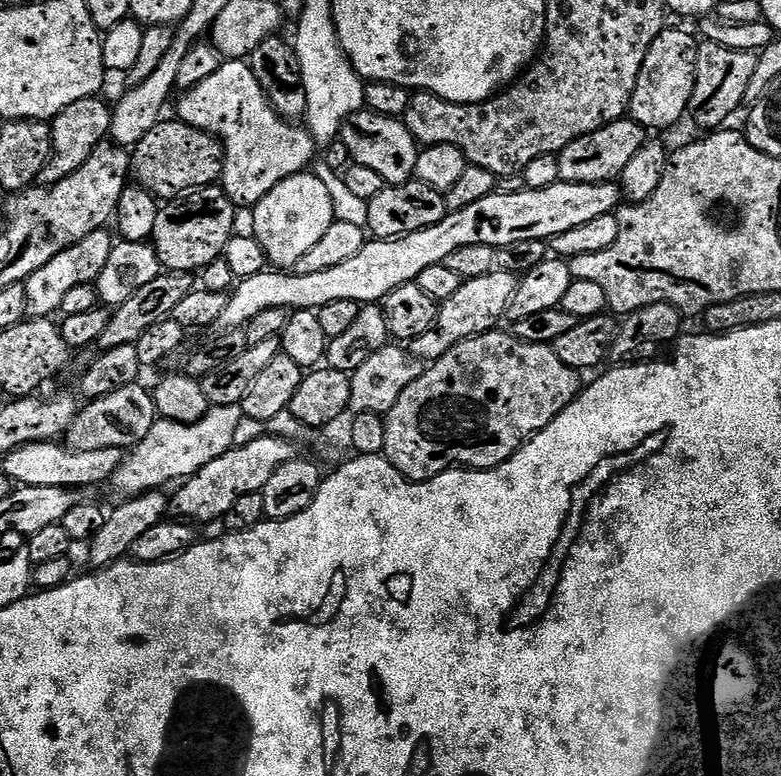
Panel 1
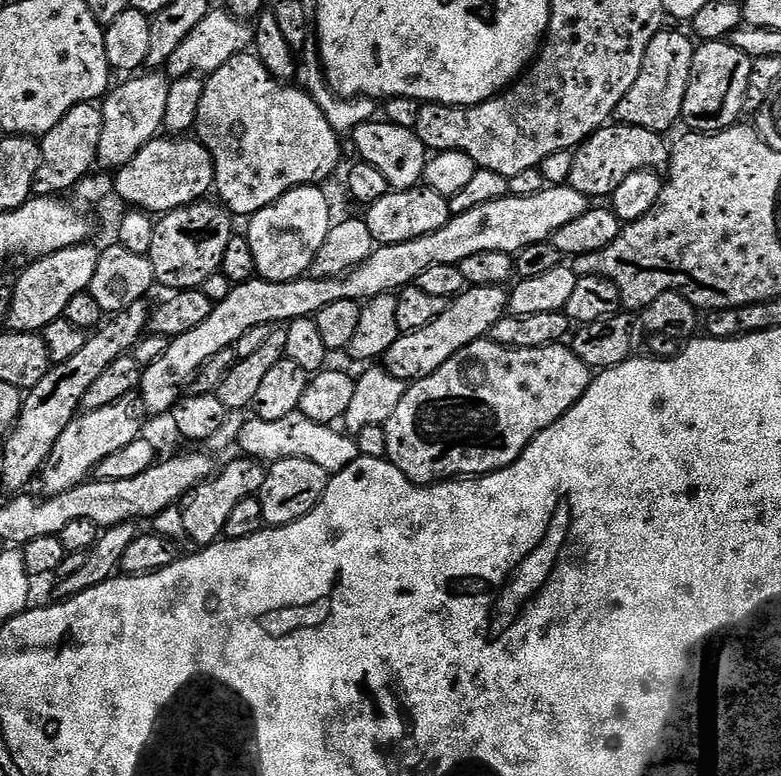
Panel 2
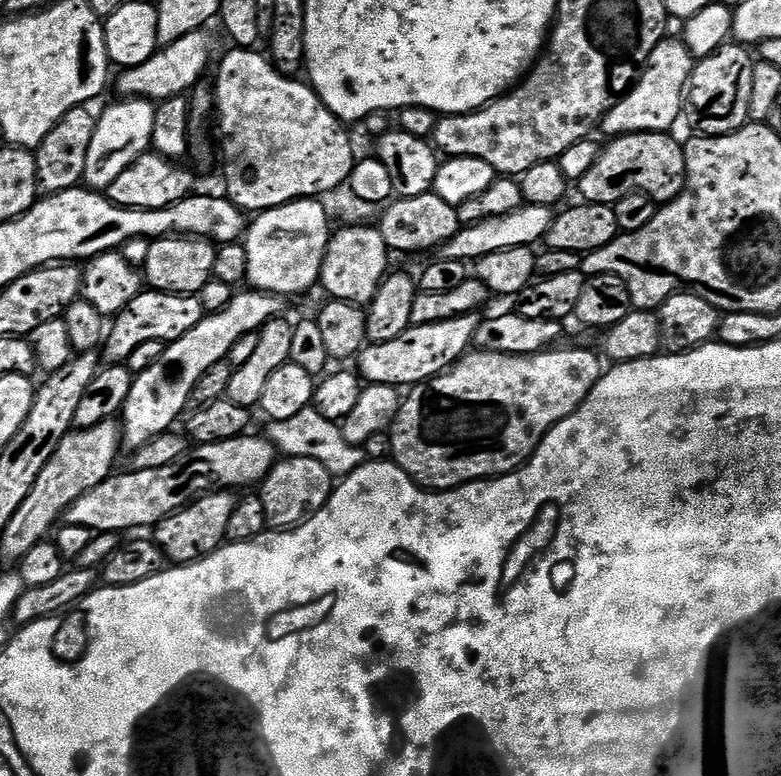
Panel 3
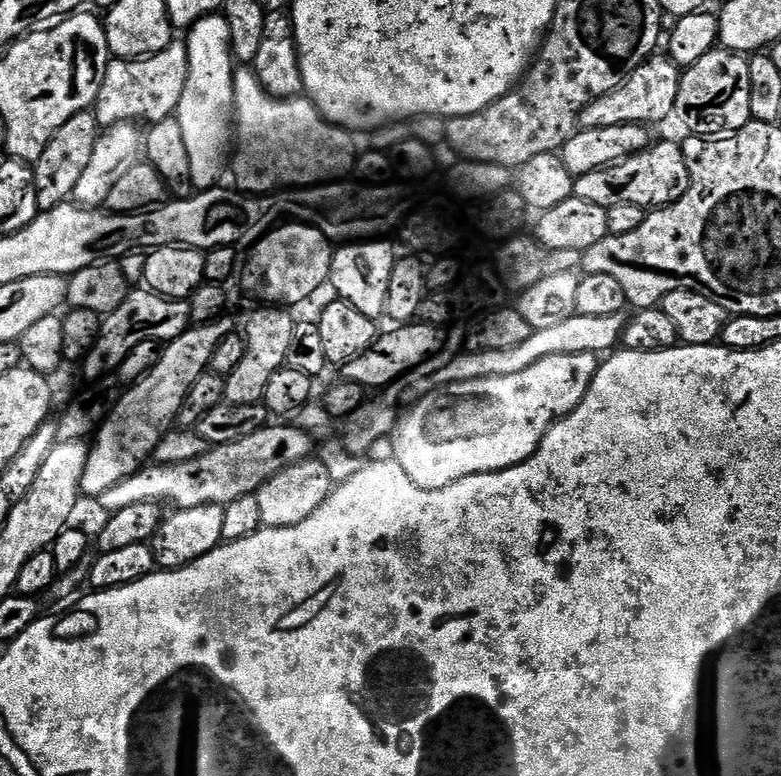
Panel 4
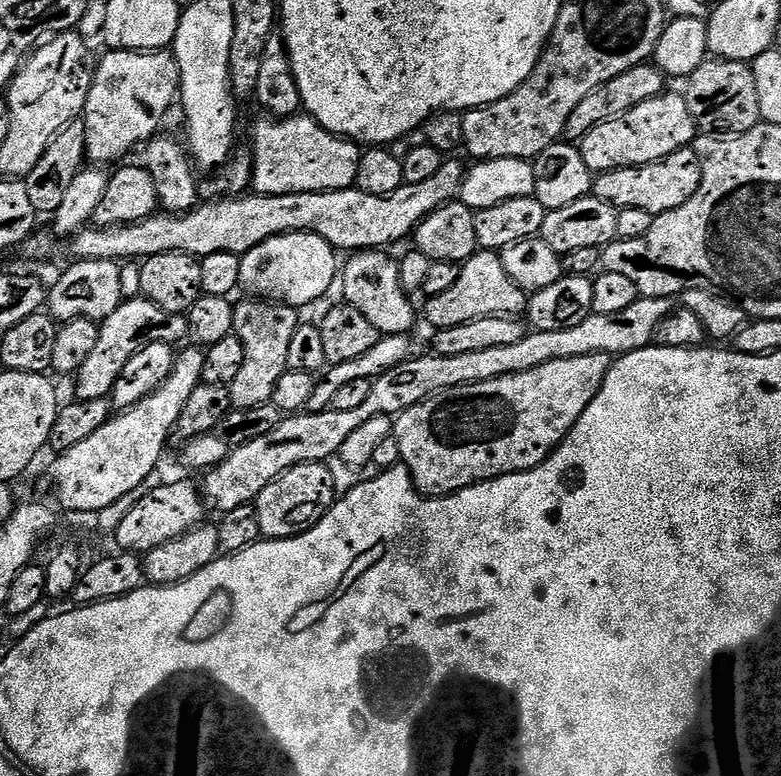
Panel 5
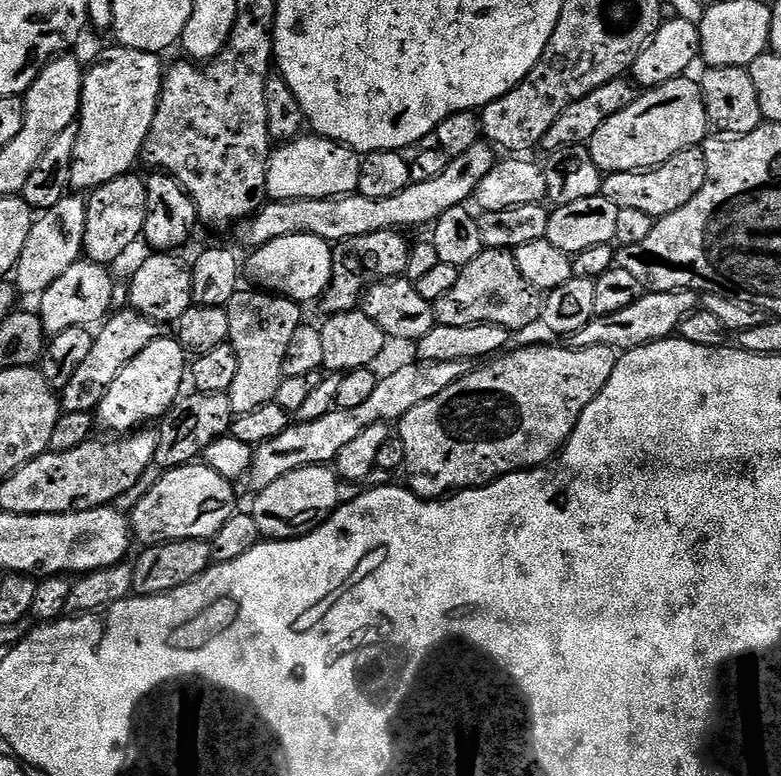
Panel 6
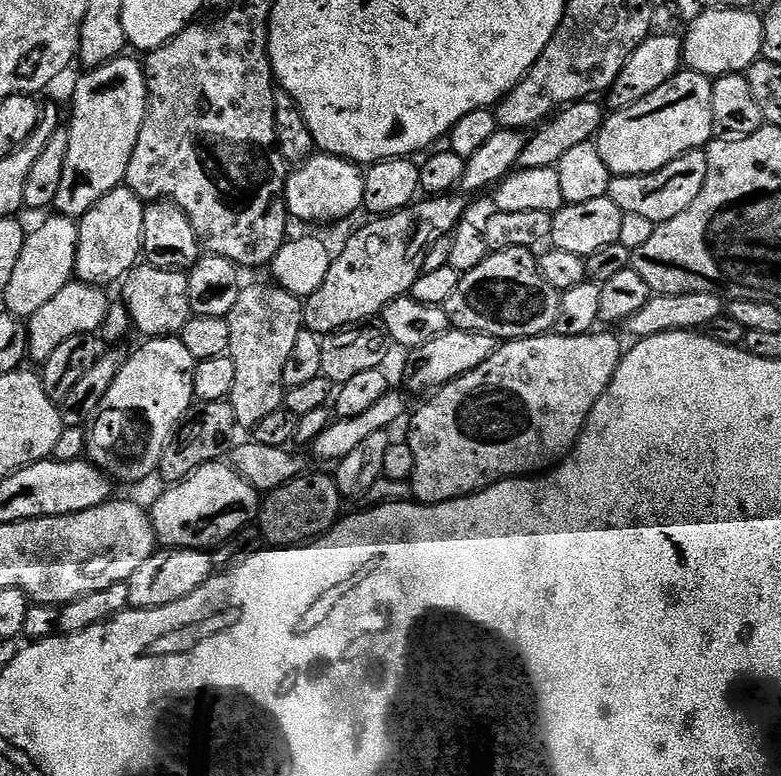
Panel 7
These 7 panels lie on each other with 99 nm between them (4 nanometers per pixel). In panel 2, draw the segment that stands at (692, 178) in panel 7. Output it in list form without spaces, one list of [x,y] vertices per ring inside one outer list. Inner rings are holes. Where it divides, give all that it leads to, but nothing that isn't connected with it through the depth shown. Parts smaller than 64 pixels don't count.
[[[609,123],[599,128],[594,135],[589,136],[579,148],[575,149],[567,187],[578,190],[589,198],[595,196],[611,198],[614,190],[618,190],[618,186],[622,186],[622,182],[630,178],[630,174],[647,168],[660,170],[669,163],[670,144],[664,139],[661,133],[646,130],[642,126]]]

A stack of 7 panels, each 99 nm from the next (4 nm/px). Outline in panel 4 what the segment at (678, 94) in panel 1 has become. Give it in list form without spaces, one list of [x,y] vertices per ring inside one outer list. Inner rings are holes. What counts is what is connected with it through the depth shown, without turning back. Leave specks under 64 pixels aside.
[[[667,54],[649,56],[643,64],[635,68],[620,87],[602,98],[590,102],[590,106],[586,106],[586,110],[582,110],[580,128],[594,130],[622,124],[653,126],[652,124],[666,119],[668,115],[671,117],[676,110],[681,75],[681,65],[677,64],[671,56]]]

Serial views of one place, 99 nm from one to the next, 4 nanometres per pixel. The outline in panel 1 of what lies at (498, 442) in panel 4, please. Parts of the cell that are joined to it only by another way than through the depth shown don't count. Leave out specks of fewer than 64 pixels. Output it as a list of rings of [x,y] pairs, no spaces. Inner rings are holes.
[[[493,330],[481,336],[458,342],[458,346],[454,346],[449,352],[442,354],[442,358],[431,361],[425,367],[424,373],[414,382],[410,382],[410,386],[406,386],[406,390],[402,390],[402,398],[398,398],[398,402],[394,402],[392,409],[384,416],[386,444],[382,455],[404,475],[404,479],[417,482],[429,480],[448,471],[450,468],[461,466],[469,470],[497,468],[499,464],[509,460],[531,436],[538,434],[546,426],[550,426],[550,422],[554,422],[554,418],[558,418],[558,414],[562,414],[562,410],[566,410],[566,406],[574,403],[577,396],[580,395],[582,391],[582,383],[580,384],[581,373],[577,369],[566,366],[554,354],[552,347],[547,344],[531,344],[525,340],[519,340],[518,337],[512,335],[511,331],[500,331]]]

